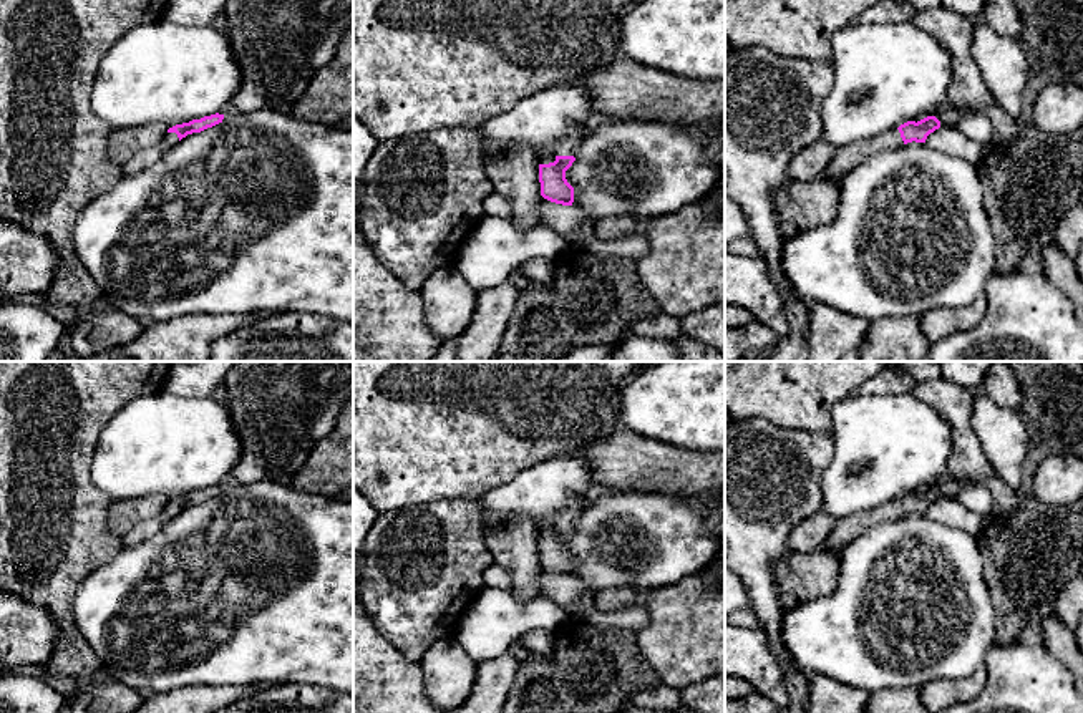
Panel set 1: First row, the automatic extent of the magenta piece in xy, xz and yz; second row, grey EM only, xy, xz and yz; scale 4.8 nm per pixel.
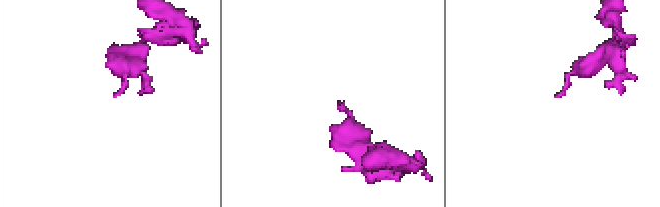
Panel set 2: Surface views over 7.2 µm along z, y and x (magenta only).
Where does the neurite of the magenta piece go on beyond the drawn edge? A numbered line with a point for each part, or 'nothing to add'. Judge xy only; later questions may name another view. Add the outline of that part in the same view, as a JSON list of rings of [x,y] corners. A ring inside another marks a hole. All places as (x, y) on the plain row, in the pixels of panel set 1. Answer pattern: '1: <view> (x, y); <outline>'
1: xy (169, 511); [[[166,504],[164,511],[161,512],[161,519],[169,521],[177,514],[179,514],[179,509],[176,504]]]

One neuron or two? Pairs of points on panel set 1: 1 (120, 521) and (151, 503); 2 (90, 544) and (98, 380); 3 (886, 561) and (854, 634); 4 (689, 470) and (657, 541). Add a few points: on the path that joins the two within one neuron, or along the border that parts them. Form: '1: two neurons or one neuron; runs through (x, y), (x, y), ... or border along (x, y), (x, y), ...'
1: one neuron; runs through (128, 513), (143, 508)
2: one neuron; runs through (78, 503), (78, 431), (82, 421)
3: one neuron; runs through (886, 579), (886, 602), (873, 615)
4: two neurons; border along (641, 489), (707, 493)

